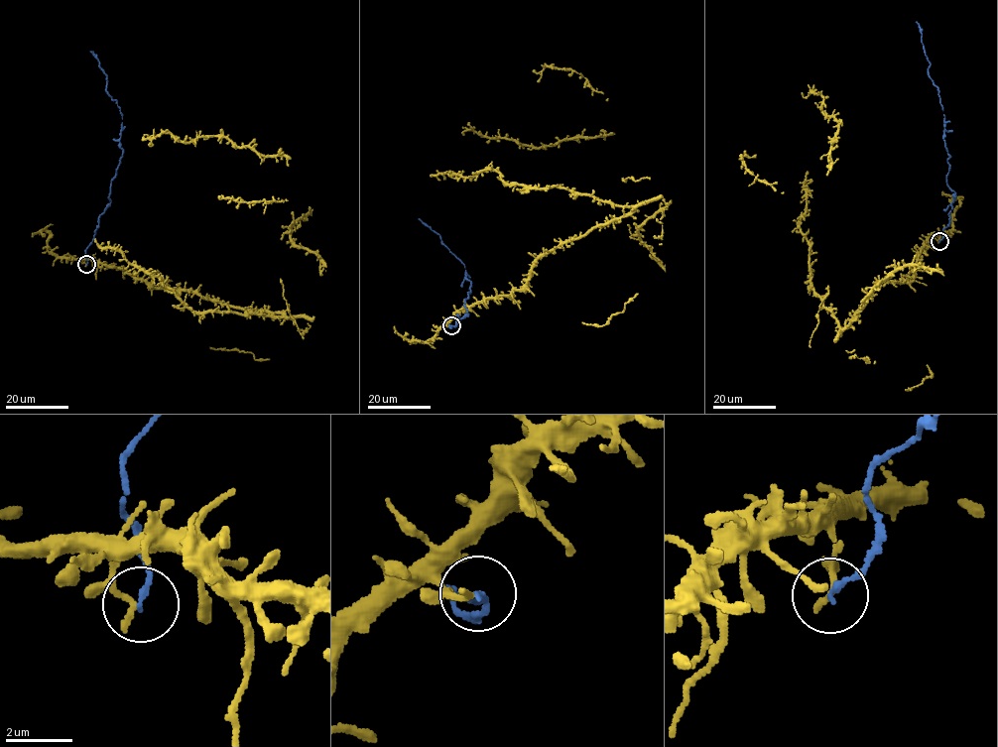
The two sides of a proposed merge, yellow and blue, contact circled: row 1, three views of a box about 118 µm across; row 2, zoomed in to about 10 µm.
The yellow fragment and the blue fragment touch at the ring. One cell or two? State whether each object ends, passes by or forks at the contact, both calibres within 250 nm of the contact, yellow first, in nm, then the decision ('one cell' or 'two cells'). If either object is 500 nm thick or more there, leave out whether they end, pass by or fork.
yellow passes by | blue ends | 150/170 nm | two cells

